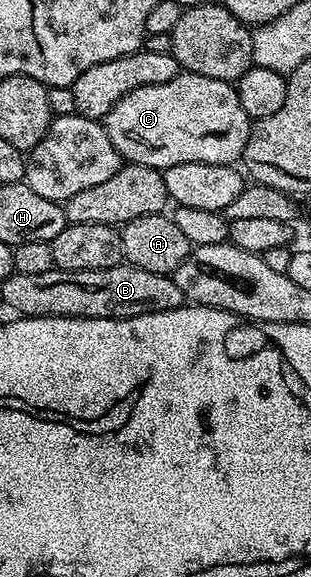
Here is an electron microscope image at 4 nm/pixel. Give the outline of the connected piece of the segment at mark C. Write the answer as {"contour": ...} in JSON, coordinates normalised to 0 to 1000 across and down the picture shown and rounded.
{"contour":[[[582,125],[531,146],[457,149],[376,173],[376,180],[363,180],[344,196],[338,217],[350,243],[363,243],[363,256],[376,256],[386,276],[531,296],[550,288],[611,281],[714,288],[765,282],[801,243],[814,208],[788,187],[775,187],[768,158],[746,144]]]}

